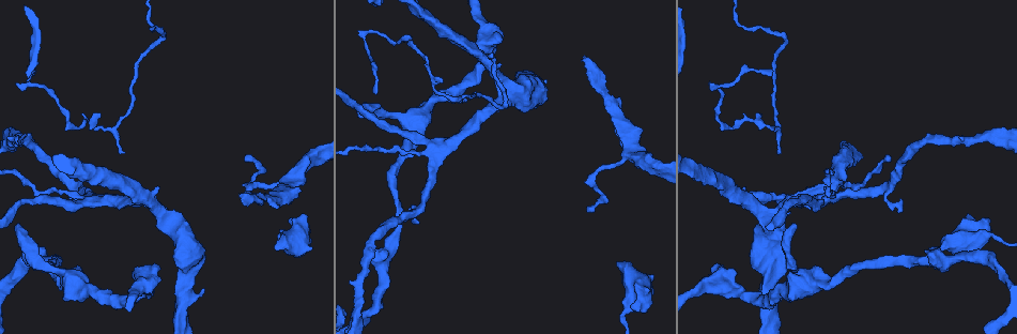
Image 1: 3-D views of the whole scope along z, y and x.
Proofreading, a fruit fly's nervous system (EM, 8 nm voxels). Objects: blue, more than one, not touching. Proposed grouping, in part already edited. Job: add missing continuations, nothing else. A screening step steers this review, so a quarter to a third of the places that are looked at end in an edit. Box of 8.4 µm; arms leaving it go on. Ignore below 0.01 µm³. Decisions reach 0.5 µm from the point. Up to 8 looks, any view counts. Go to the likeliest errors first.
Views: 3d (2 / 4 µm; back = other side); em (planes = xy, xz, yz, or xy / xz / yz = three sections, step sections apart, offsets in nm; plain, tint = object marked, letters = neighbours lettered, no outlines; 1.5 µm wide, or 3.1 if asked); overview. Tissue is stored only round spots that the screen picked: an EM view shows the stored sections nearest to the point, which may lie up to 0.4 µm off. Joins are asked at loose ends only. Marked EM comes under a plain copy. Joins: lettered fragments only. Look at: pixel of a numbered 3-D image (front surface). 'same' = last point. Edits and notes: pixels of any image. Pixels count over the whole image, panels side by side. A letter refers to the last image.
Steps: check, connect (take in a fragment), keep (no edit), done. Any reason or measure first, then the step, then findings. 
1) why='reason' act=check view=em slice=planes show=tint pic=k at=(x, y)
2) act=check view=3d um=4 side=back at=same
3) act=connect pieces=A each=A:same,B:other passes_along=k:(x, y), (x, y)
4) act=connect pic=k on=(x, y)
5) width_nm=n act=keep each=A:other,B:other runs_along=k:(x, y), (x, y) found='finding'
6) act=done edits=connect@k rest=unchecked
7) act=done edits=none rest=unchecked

why='free end' act=check view=em slice=yz step=4 show=letters pic=1 at=(357, 114)

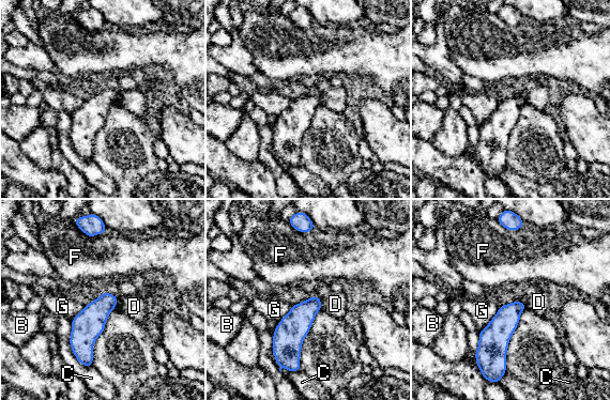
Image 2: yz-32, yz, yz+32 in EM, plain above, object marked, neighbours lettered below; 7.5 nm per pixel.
act=check view=em slice=planes show=letters at=same

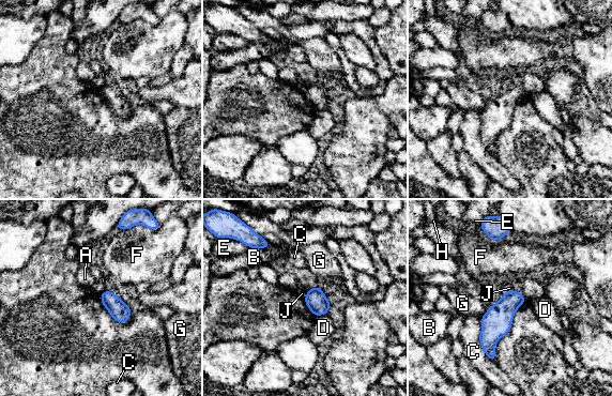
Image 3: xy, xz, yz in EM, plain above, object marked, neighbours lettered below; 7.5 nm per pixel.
act=keep each=A:other,B:other,C:other,D:other,E:other,F:other,G:other,H:other,J:other border=3:(106, 289), (100, 295) found='none of them fits'

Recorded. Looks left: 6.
why='an open end' act=check view=em slice=planes show=tint pic=1 at=(968, 215)

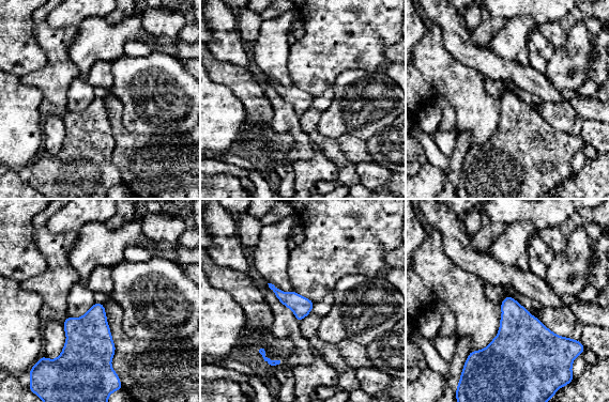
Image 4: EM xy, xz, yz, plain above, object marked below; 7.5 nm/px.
act=check view=em slice=planes show=letters at=same

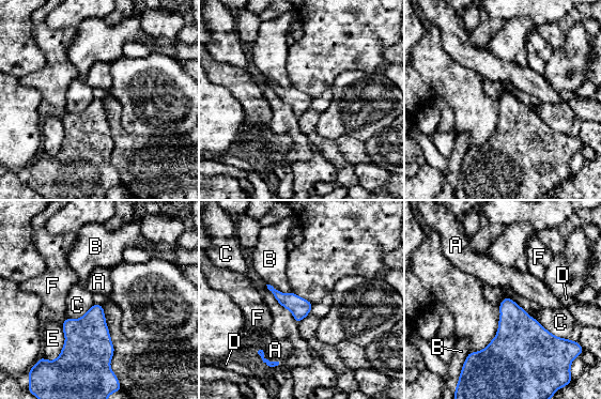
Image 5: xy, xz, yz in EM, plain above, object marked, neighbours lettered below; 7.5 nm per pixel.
act=keep each=A:other,B:other,C:other,D:other,E:other,F:other border=5:(265, 285), (297, 323) found='no lettered fragment goes on from it'

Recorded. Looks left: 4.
why='free end' act=check view=3d um=2 side=back pic=1 at=(888, 160)

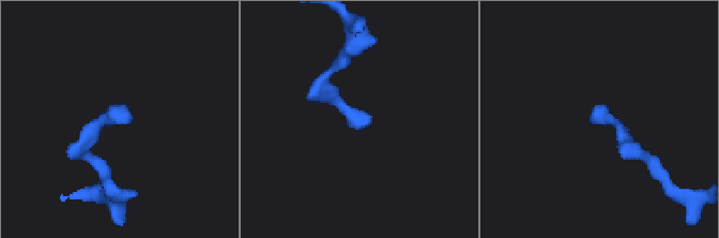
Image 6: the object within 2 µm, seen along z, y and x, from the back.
why='shape alone is not enough' act=check view=em slice=xz step=8 show=letters pic=6 at=(595, 120)

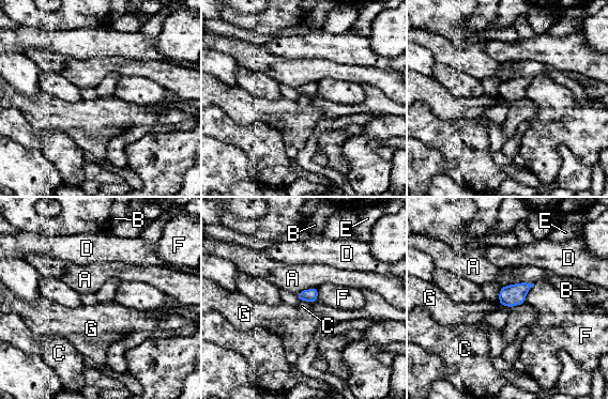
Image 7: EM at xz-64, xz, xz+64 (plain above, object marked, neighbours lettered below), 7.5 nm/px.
longest_contact=A:190nm act=keep each=A:other,B:other,C:other,D:other,E:other,F:other,G:other border=7:(534, 285), (527, 293), (523, 303) found='no lettered fragment goes on from it'

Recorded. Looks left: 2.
act=done edits=none rest=unchecked

